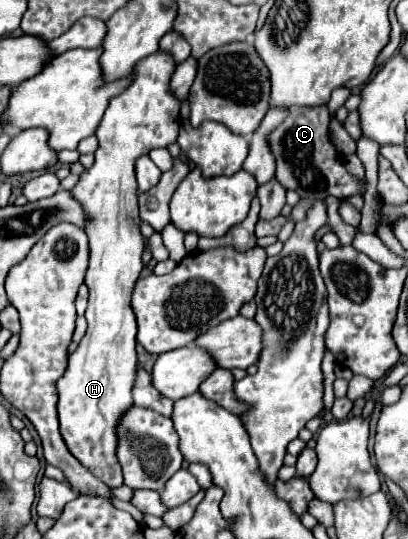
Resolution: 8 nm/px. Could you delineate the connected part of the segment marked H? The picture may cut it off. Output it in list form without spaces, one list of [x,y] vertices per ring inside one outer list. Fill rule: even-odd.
[[[157,51],[149,57],[145,57],[135,67],[135,81],[125,89],[119,97],[113,97],[101,123],[97,129],[99,149],[95,151],[95,163],[91,169],[87,169],[79,183],[71,189],[73,199],[77,199],[83,207],[83,213],[87,217],[85,233],[89,237],[89,269],[85,275],[85,285],[89,287],[89,307],[85,313],[85,319],[89,323],[89,329],[85,337],[79,341],[79,347],[75,353],[69,355],[69,367],[65,375],[59,379],[59,423],[61,423],[61,435],[71,451],[71,455],[77,457],[77,461],[87,467],[97,479],[101,479],[107,487],[119,487],[123,485],[121,467],[117,463],[117,439],[115,439],[115,423],[121,413],[125,413],[133,405],[133,383],[137,375],[137,353],[135,353],[135,335],[137,335],[137,321],[131,307],[131,293],[135,287],[135,281],[139,279],[139,273],[143,269],[141,253],[145,249],[143,237],[140,232],[138,187],[135,179],[135,161],[141,155],[147,155],[155,147],[167,147],[177,141],[179,131],[179,103],[169,93],[169,79],[175,71],[175,61],[171,55]]]

